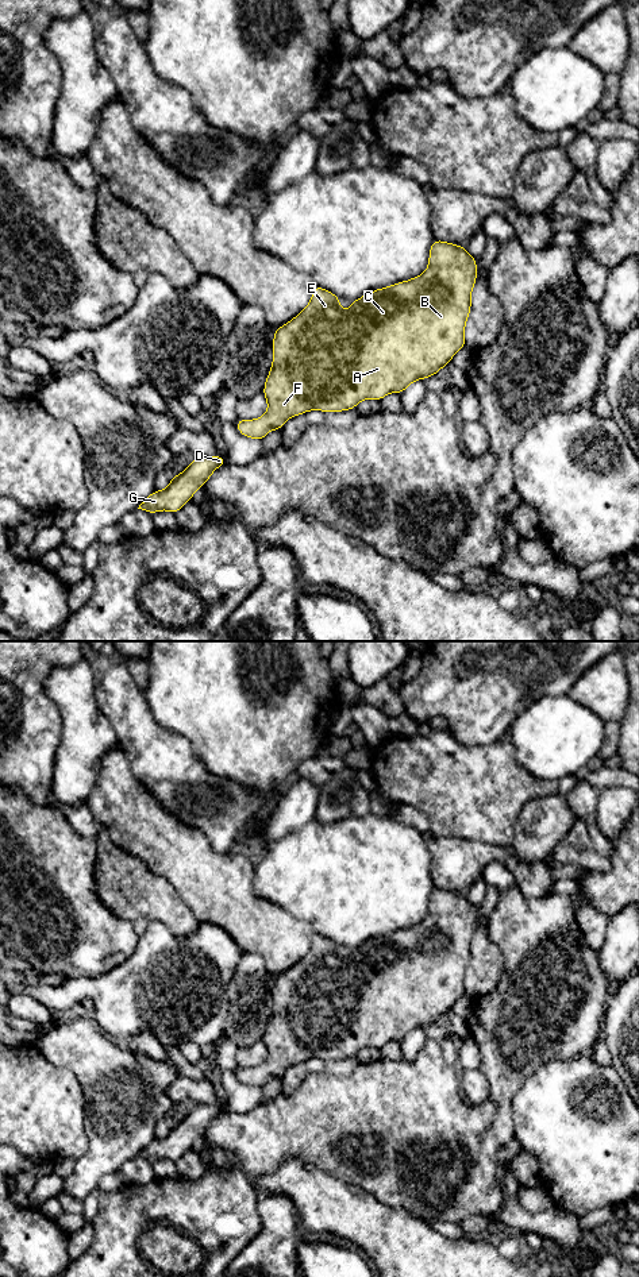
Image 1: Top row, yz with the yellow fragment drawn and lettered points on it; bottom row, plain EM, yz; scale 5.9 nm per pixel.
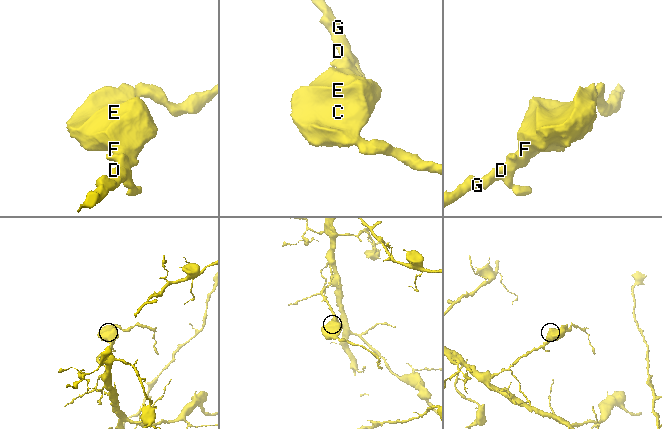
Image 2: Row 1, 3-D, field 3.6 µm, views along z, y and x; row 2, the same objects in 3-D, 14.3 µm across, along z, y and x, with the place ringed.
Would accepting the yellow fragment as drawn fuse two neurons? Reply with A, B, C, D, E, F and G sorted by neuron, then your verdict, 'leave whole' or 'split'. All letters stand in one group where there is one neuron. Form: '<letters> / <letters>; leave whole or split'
A B C D E F G; leave whole

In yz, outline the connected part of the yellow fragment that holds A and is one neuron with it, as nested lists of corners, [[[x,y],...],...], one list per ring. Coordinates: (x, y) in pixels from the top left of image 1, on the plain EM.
[[[434,887],[430,895],[428,915],[419,925],[411,926],[408,929],[397,930],[386,935],[381,935],[366,941],[358,948],[350,950],[350,958],[344,960],[339,952],[340,946],[334,941],[323,937],[322,934],[315,933],[313,942],[309,952],[290,969],[285,971],[274,979],[273,984],[273,1010],[270,1019],[267,1022],[263,1043],[267,1049],[267,1060],[254,1068],[240,1068],[238,1066],[235,1073],[242,1084],[250,1087],[262,1088],[272,1077],[278,1077],[281,1080],[285,1070],[295,1064],[307,1061],[308,1058],[320,1058],[320,1060],[344,1060],[349,1057],[357,1057],[357,1053],[362,1048],[376,1048],[381,1049],[389,1041],[401,1042],[412,1030],[417,1027],[427,1027],[431,1023],[438,1022],[438,1019],[447,1014],[453,1004],[466,994],[465,988],[465,975],[469,961],[471,958],[471,940],[477,929],[477,907],[474,907],[463,894],[442,890]]]

